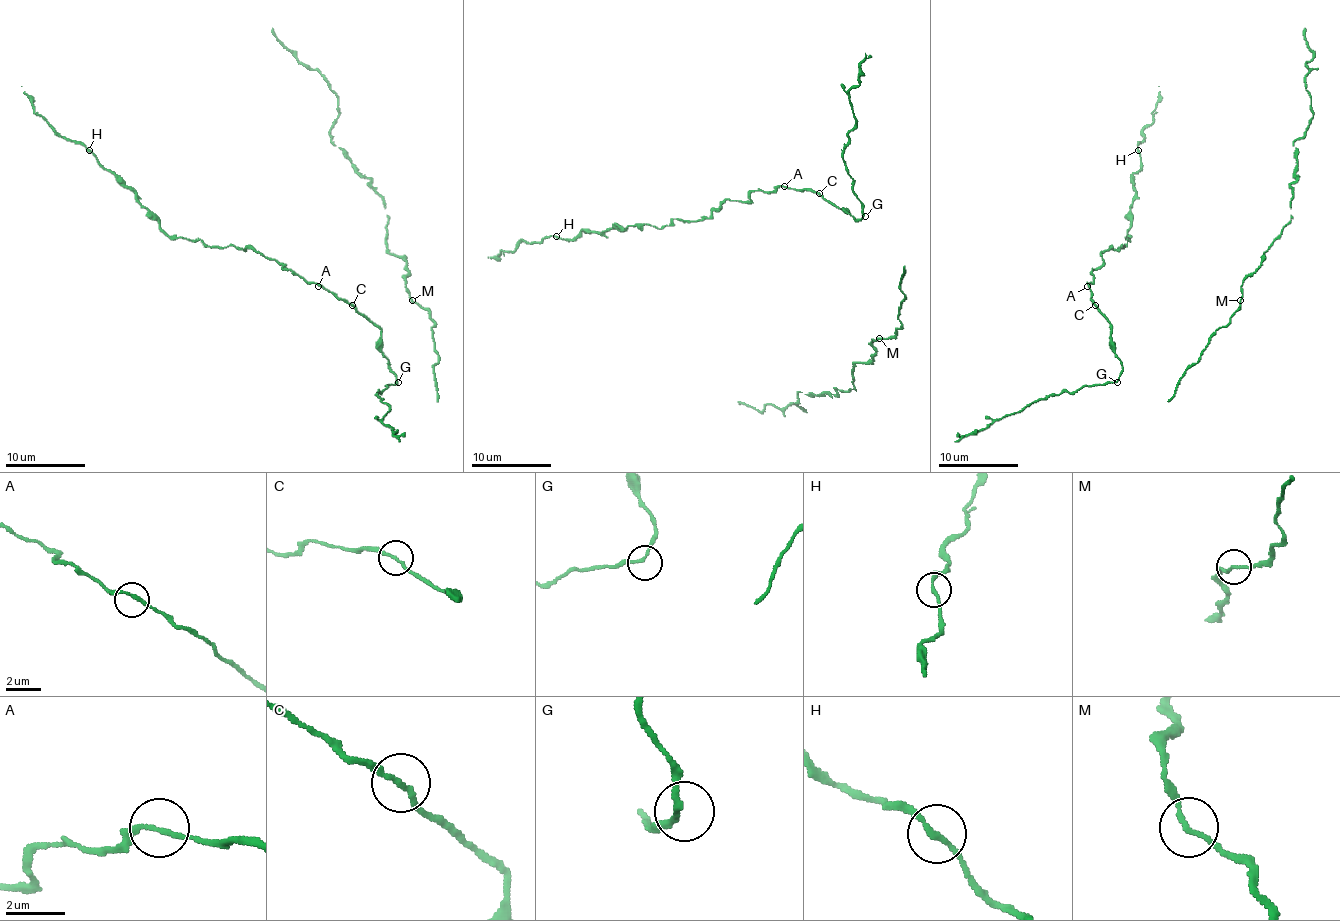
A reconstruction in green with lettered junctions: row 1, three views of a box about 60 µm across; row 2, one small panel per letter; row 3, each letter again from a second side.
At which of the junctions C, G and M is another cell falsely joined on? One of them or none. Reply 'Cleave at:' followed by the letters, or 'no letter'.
Cleave at: no letter

